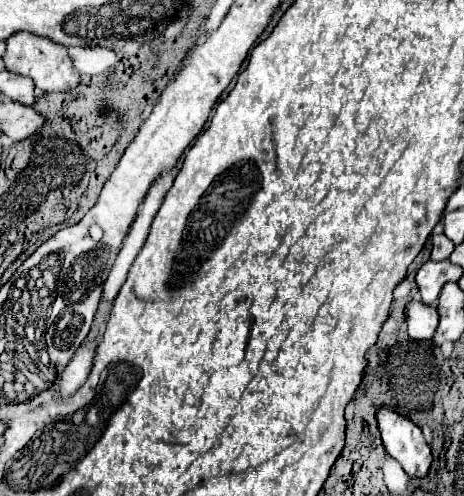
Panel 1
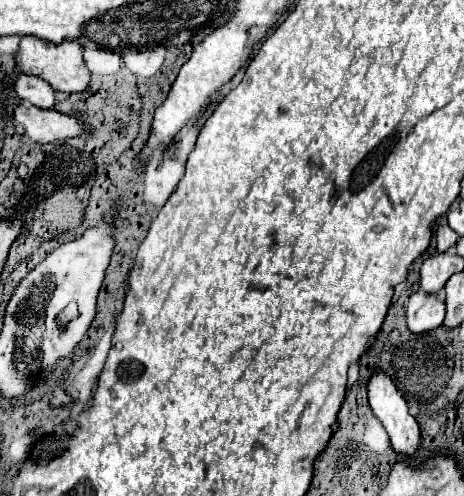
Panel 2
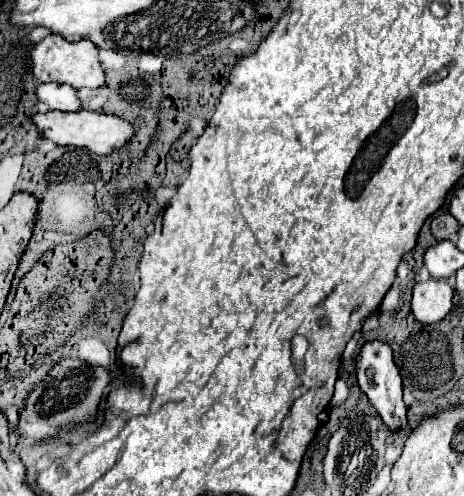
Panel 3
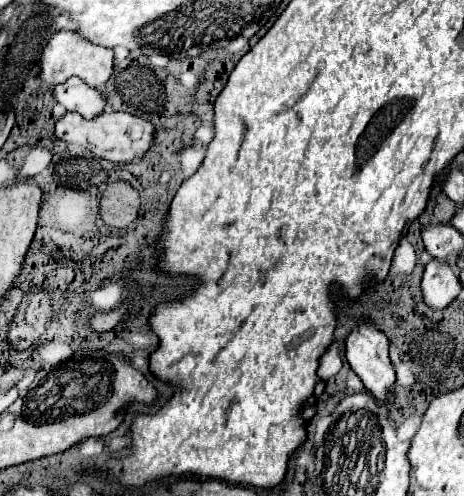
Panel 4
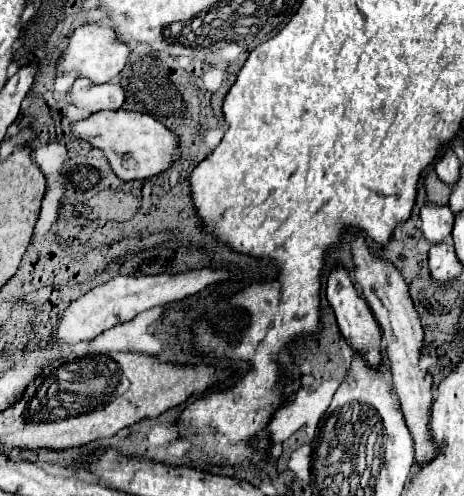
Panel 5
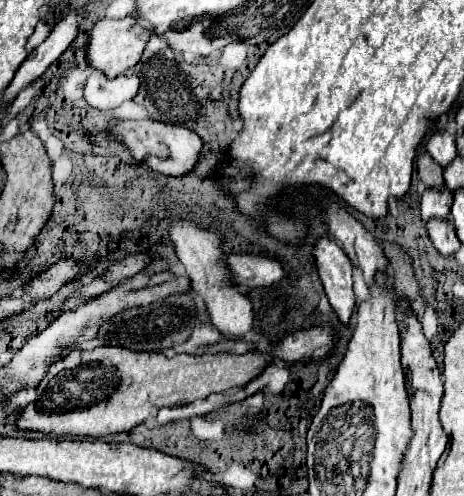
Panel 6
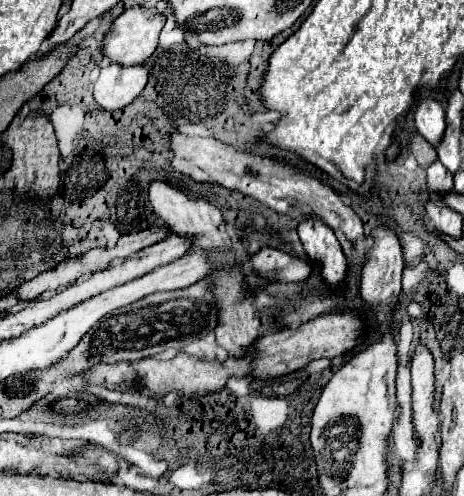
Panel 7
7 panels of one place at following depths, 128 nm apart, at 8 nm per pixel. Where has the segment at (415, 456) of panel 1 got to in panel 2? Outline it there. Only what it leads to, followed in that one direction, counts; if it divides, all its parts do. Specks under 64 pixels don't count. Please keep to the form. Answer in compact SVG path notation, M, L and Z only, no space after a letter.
M376 372L370 378L368 402L376 418L382 422L394 452L406 458L414 458L422 446L420 426L410 416L406 400L400 396L400 392L386 374Z

